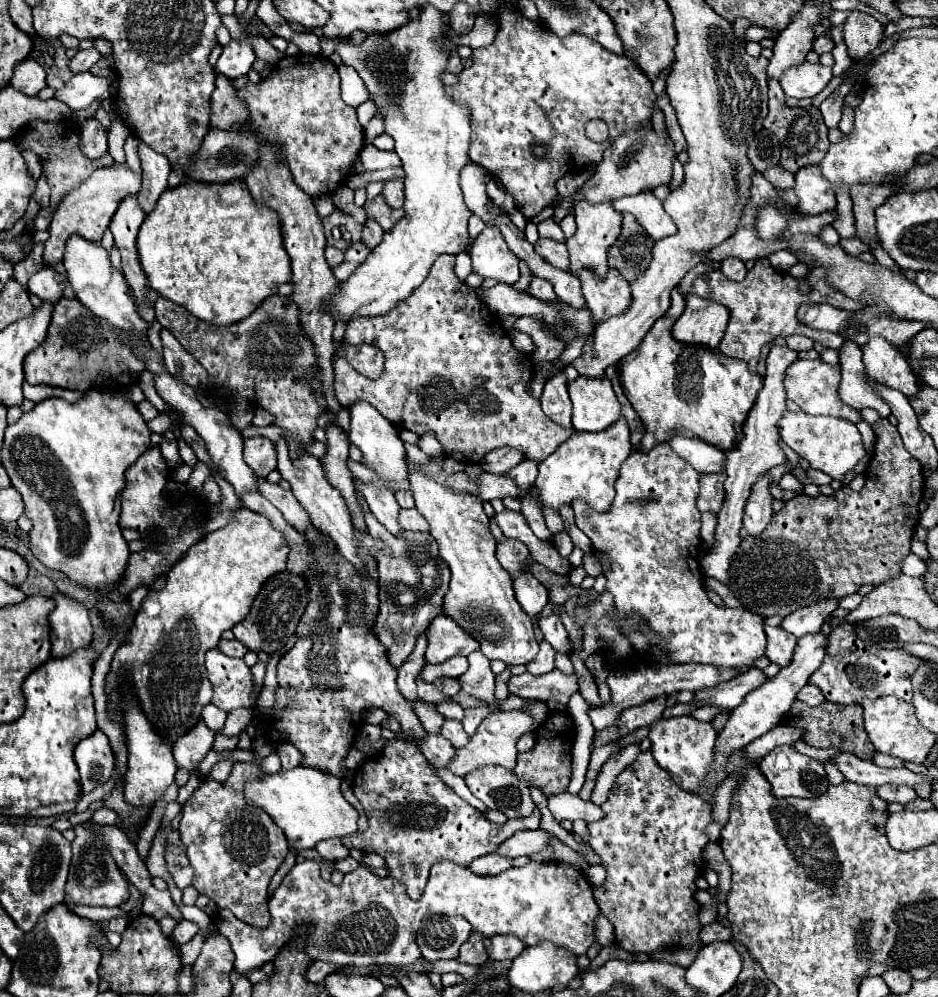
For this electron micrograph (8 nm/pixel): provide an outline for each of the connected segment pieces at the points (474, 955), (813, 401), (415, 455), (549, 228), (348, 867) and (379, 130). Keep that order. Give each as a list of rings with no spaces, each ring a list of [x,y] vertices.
[[[471,932],[469,940],[461,946],[461,954],[459,954],[459,962],[463,964],[475,964],[475,966],[483,966],[489,960],[489,954],[483,946],[483,934],[479,932]]]
[[[821,358],[817,360],[795,360],[787,372],[785,372],[785,392],[787,392],[787,398],[793,400],[795,404],[799,404],[799,408],[811,416],[839,416],[839,418],[845,418],[845,420],[851,420],[853,424],[859,424],[861,422],[861,414],[859,410],[847,406],[837,390],[839,390],[839,384],[841,384],[841,368],[839,364],[831,366],[831,364],[825,364]]]
[[[404,443],[404,446],[407,457],[411,462],[425,464],[431,461],[432,458],[423,453],[417,445]]]
[[[552,218],[539,223],[537,229],[539,236],[552,238],[559,242],[565,242],[563,230],[561,230],[559,224],[556,223]]]
[[[347,856],[347,858],[343,858],[343,860],[333,862],[333,870],[339,870],[339,872],[343,872],[343,874],[353,872],[357,866],[359,866],[359,862],[357,862],[357,860],[353,860],[351,856]]]
[[[375,115],[364,128],[365,144],[372,144],[373,140],[384,132],[384,122],[379,115]]]

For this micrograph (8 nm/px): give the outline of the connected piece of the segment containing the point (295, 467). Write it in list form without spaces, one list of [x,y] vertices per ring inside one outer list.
[[[281,438],[279,442],[275,442],[275,452],[277,452],[277,470],[279,470],[281,478],[285,478],[285,480],[291,484],[293,496],[295,496],[295,498],[299,500],[299,504],[303,504],[303,508],[307,510],[307,514],[309,514],[313,526],[319,528],[321,532],[327,532],[327,534],[337,542],[337,548],[339,548],[341,556],[343,556],[345,560],[349,560],[357,570],[365,572],[365,564],[363,564],[363,560],[357,556],[359,544],[365,544],[365,546],[371,550],[371,554],[375,554],[379,548],[385,548],[385,550],[387,550],[387,546],[385,546],[383,542],[379,542],[379,540],[373,540],[373,538],[369,536],[369,532],[355,530],[355,526],[351,524],[351,514],[349,514],[349,510],[347,510],[347,504],[345,504],[343,496],[339,494],[339,490],[331,488],[331,484],[325,480],[321,462],[319,462],[315,456],[311,456],[311,454],[307,454],[307,452],[301,450],[301,452],[297,452],[295,458],[291,458],[285,438]]]

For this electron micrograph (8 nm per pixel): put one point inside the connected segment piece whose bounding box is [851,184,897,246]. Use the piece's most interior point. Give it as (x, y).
(866, 197)

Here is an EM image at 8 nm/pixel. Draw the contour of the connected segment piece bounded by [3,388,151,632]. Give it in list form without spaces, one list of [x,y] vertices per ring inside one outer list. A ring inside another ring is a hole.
[[[91,388],[81,400],[69,404],[67,400],[63,398],[47,398],[39,404],[35,404],[35,408],[27,414],[23,414],[19,418],[17,424],[13,426],[7,426],[5,430],[5,444],[3,444],[3,464],[5,464],[5,470],[11,478],[11,484],[21,492],[23,496],[23,502],[25,502],[25,516],[31,520],[31,532],[29,532],[29,548],[31,552],[35,554],[35,558],[47,566],[47,568],[53,568],[53,570],[61,570],[67,578],[71,578],[77,586],[83,586],[87,590],[91,590],[97,598],[97,610],[101,612],[101,616],[105,618],[105,624],[109,628],[115,628],[117,632],[127,624],[125,618],[131,614],[131,604],[129,604],[129,598],[123,598],[119,592],[115,592],[115,584],[119,584],[119,580],[123,578],[123,572],[127,568],[127,560],[129,560],[129,546],[127,546],[127,540],[121,536],[121,528],[119,528],[119,512],[121,512],[121,506],[119,506],[119,494],[121,490],[125,488],[125,470],[129,466],[135,464],[135,460],[149,448],[151,444],[151,432],[143,420],[143,416],[139,414],[137,410],[137,404],[133,404],[123,392],[107,392],[105,388]]]

